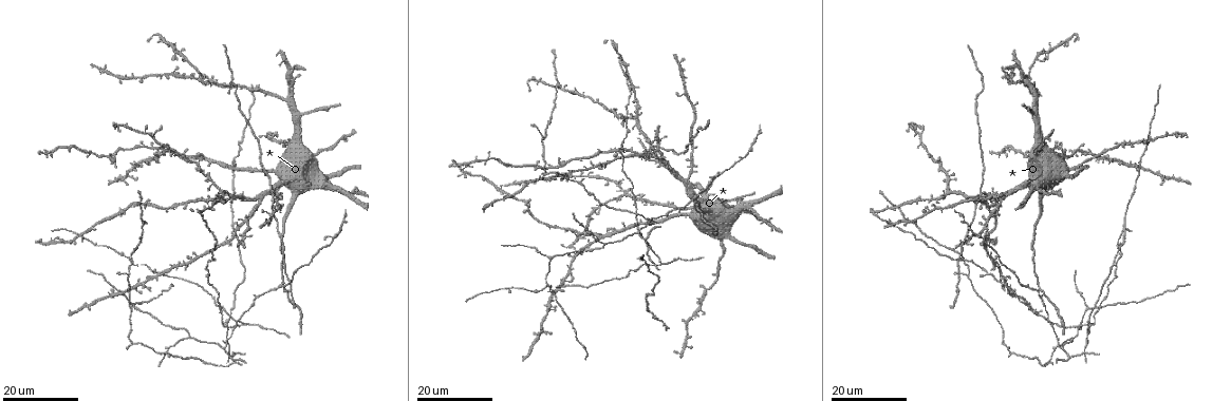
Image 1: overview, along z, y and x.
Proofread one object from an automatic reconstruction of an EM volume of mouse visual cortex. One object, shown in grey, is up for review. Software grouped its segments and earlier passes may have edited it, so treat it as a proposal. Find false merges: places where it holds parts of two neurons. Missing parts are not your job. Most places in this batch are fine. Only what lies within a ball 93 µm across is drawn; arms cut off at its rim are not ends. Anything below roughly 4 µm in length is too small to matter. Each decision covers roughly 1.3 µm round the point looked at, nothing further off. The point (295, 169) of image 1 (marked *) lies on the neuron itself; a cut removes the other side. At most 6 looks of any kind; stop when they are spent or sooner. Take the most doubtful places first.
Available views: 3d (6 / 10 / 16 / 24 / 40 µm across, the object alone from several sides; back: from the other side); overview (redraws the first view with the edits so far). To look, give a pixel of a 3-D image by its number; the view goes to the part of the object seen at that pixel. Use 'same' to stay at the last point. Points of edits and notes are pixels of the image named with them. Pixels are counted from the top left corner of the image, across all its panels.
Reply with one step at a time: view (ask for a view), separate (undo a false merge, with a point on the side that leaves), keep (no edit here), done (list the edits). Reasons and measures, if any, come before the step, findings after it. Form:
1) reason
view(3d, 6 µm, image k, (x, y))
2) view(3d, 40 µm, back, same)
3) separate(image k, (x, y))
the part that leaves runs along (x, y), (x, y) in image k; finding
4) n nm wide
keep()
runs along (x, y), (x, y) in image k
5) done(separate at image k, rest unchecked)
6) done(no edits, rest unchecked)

three-way junction
view(3d, 16 µm, image 1, (231, 313))

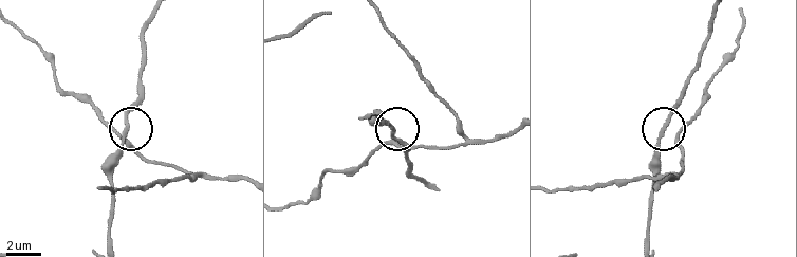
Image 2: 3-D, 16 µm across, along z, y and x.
view(3d, 10 µm, image 2, (660, 134))

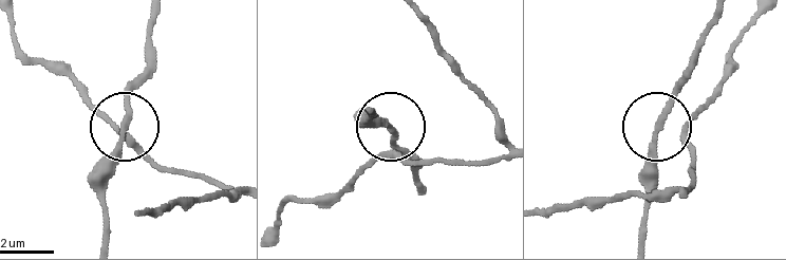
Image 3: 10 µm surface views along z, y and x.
view(3d, 6 µm, image 3, (126, 124))

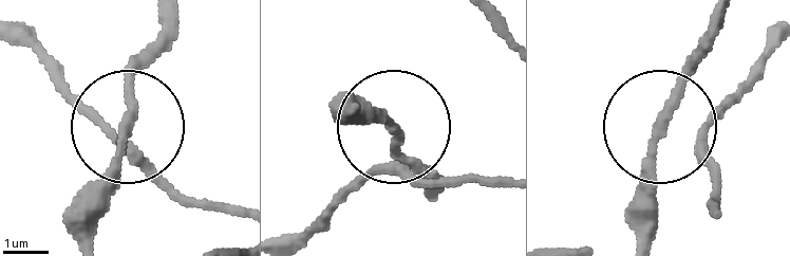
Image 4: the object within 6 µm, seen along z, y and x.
3 arms
keep()
runs along (714, 218), (710, 172), (660, 115), (721, 29) in image 4; all the same neuron

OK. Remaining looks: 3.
looks like a crossing
view(3d, 16 µm, image 1, (638, 117))

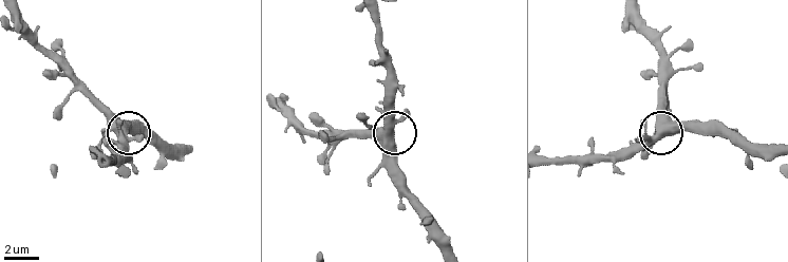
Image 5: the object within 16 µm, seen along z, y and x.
zoom in
view(3d, 10 µm, image 5, (659, 132))

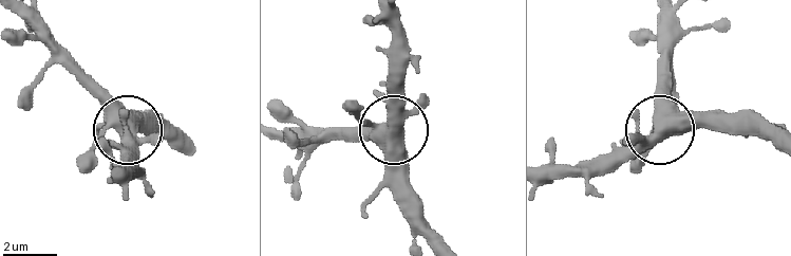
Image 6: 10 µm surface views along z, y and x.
5 arms
keep()
all the same neuron

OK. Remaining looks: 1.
done(no edits, rest unchecked)

